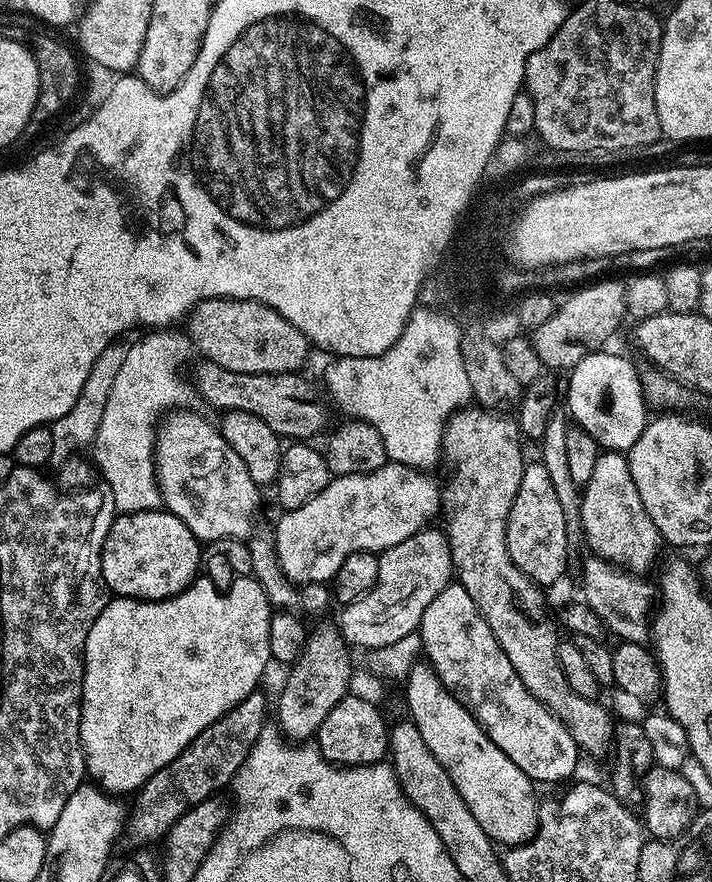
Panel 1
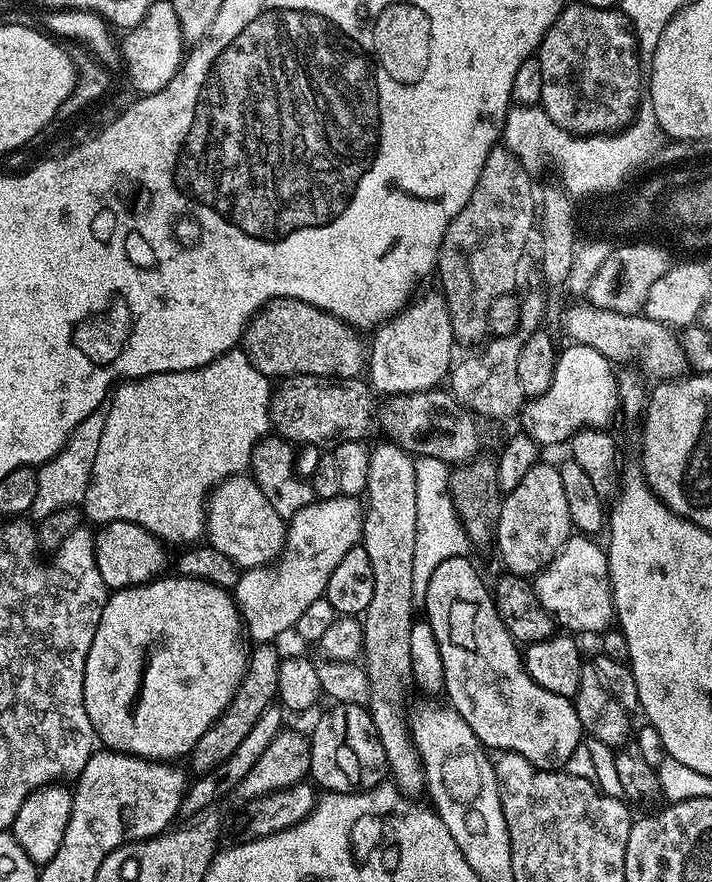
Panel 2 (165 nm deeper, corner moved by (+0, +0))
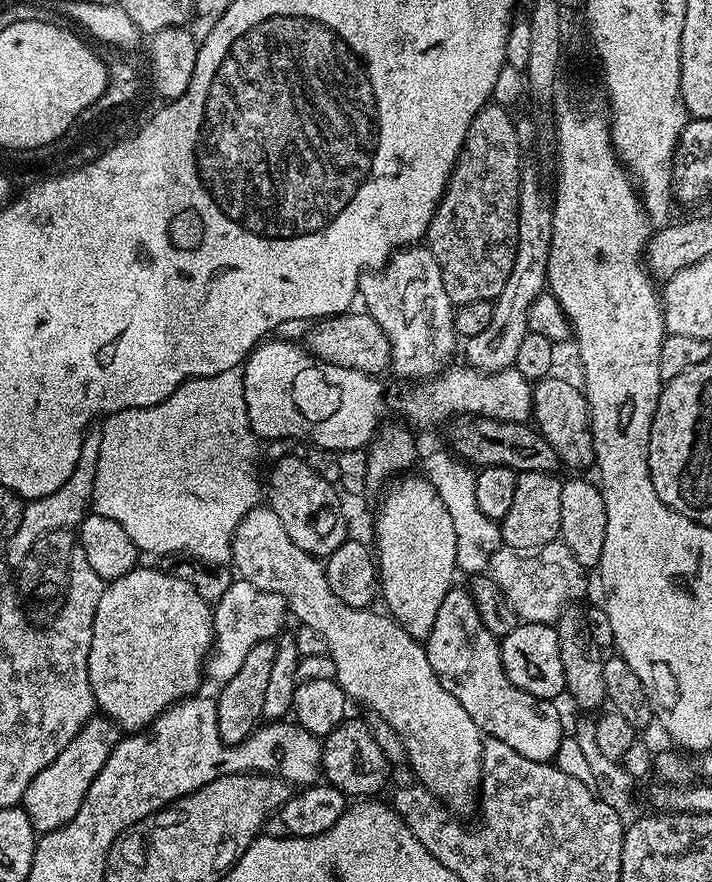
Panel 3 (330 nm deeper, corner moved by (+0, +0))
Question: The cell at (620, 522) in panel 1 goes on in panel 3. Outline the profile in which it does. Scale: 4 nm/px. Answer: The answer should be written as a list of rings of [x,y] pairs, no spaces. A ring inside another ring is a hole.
[[[549,374],[543,380],[535,381],[532,390],[532,420],[535,427],[554,446],[561,465],[566,469],[591,469],[596,463],[592,441],[592,419],[588,417],[588,400],[579,387],[568,380],[559,380],[556,374]]]

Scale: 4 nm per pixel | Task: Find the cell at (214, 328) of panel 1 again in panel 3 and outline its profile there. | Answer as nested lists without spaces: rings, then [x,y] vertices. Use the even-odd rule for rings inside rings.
[[[349,310],[339,316],[321,318],[311,325],[308,332],[307,351],[318,360],[325,360],[334,366],[346,366],[368,376],[379,377],[380,371],[392,362],[392,347],[378,322],[367,311]]]

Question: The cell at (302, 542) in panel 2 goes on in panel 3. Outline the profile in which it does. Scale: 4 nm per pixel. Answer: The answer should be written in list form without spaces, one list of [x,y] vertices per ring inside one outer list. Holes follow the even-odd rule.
[[[243,578],[233,579],[230,590],[222,594],[212,613],[214,639],[212,651],[206,661],[207,679],[212,679],[216,686],[222,686],[227,680],[234,678],[253,646],[258,646],[258,642],[263,640],[275,641],[281,635],[280,627],[284,624],[284,616],[288,615],[288,605],[285,604],[284,597],[258,590]]]

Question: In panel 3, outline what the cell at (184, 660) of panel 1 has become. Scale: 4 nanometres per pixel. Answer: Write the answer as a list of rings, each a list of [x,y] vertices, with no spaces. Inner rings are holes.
[[[137,566],[122,578],[107,581],[102,598],[98,598],[98,610],[94,614],[92,645],[88,655],[88,681],[96,699],[96,708],[108,719],[113,720],[121,729],[135,734],[147,729],[153,720],[156,720],[167,708],[177,704],[179,700],[186,700],[190,696],[197,695],[201,691],[200,679],[203,681],[206,676],[208,654],[212,651],[212,641],[214,639],[212,630],[213,611],[213,605],[205,602],[202,594],[198,594],[198,590],[194,590],[194,586],[190,586],[190,582],[182,582],[182,578],[174,578],[170,574],[160,571],[159,567],[156,566],[152,566],[152,568]]]

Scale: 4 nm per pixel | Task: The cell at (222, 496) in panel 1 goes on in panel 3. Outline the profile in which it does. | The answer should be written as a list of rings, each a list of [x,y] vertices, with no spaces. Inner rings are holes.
[[[257,506],[254,510],[250,510],[246,514],[246,518],[242,518],[242,522],[238,522],[238,530],[232,539],[232,558],[230,561],[231,567],[248,583],[255,586],[258,590],[266,590],[284,597],[285,604],[288,605],[288,611],[294,617],[297,616],[297,621],[300,624],[310,626],[314,630],[318,630],[318,634],[322,634],[322,638],[326,638],[326,646],[336,667],[335,681],[340,685],[344,695],[349,701],[360,704],[365,704],[365,709],[368,712],[376,712],[382,718],[386,718],[386,722],[390,722],[390,726],[394,726],[394,730],[402,738],[404,749],[408,751],[407,763],[412,764],[412,772],[417,776],[419,783],[423,787],[428,788],[439,800],[444,803],[445,808],[449,813],[460,814],[456,812],[468,812],[477,807],[478,797],[480,795],[480,775],[482,774],[482,746],[484,740],[480,727],[474,722],[474,718],[470,718],[470,714],[466,714],[466,710],[462,710],[462,702],[458,702],[458,698],[454,698],[454,694],[450,694],[442,686],[442,682],[438,682],[438,678],[434,674],[434,670],[428,661],[428,653],[425,645],[419,640],[415,640],[410,634],[406,634],[406,630],[402,630],[402,626],[398,626],[396,621],[387,614],[379,616],[376,610],[366,608],[351,608],[346,606],[338,598],[338,594],[334,594],[334,590],[330,590],[330,582],[324,573],[324,564],[315,556],[311,556],[306,550],[294,546],[294,541],[290,539],[290,534],[286,534],[286,530],[282,530],[282,522],[278,522],[278,514],[274,514],[274,510],[267,506]]]

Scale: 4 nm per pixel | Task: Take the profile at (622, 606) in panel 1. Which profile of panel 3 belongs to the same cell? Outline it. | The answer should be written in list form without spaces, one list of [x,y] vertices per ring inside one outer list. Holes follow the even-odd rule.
[[[553,542],[527,554],[517,554],[513,549],[502,546],[492,555],[490,575],[492,581],[502,590],[517,617],[530,624],[555,625],[565,608],[580,602],[576,600],[582,599],[588,592],[588,580],[584,577],[587,576],[586,569],[578,562],[578,558],[574,558],[574,554],[570,554],[570,550],[563,542]]]

